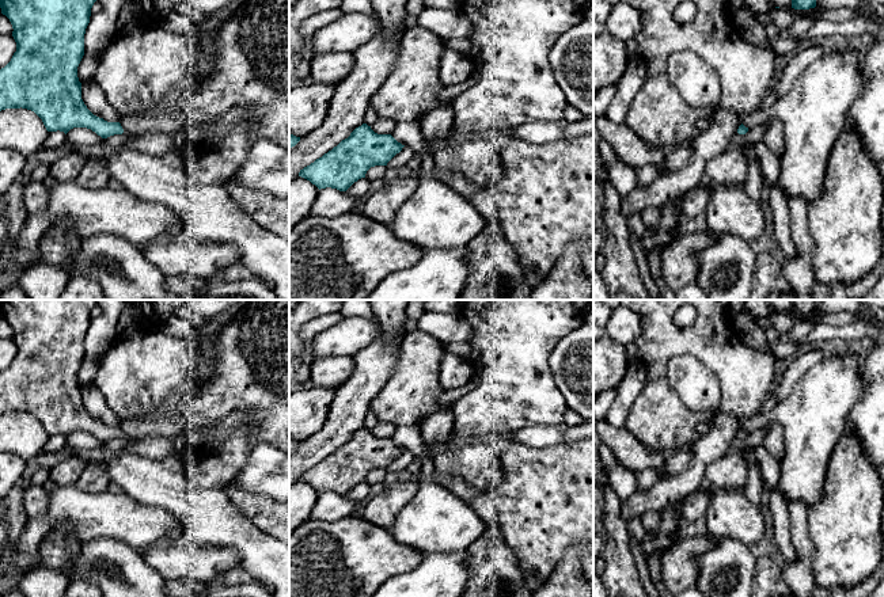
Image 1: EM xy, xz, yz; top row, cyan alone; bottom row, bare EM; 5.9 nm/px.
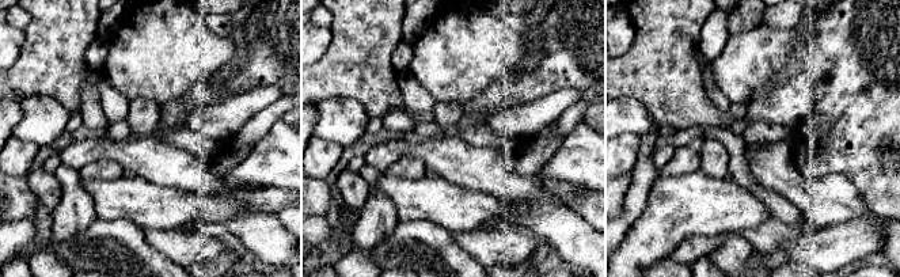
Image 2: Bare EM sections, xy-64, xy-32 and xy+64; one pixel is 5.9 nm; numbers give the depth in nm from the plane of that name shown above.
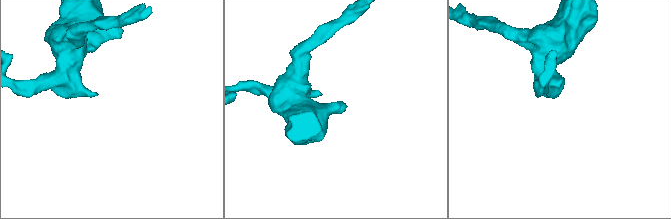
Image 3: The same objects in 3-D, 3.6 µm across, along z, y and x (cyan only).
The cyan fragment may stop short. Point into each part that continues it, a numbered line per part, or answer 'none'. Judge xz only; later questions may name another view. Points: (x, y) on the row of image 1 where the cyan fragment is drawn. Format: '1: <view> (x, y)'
none

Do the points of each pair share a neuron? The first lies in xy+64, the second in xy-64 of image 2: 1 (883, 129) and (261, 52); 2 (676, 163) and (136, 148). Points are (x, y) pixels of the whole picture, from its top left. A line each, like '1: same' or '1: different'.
1: same
2: same

